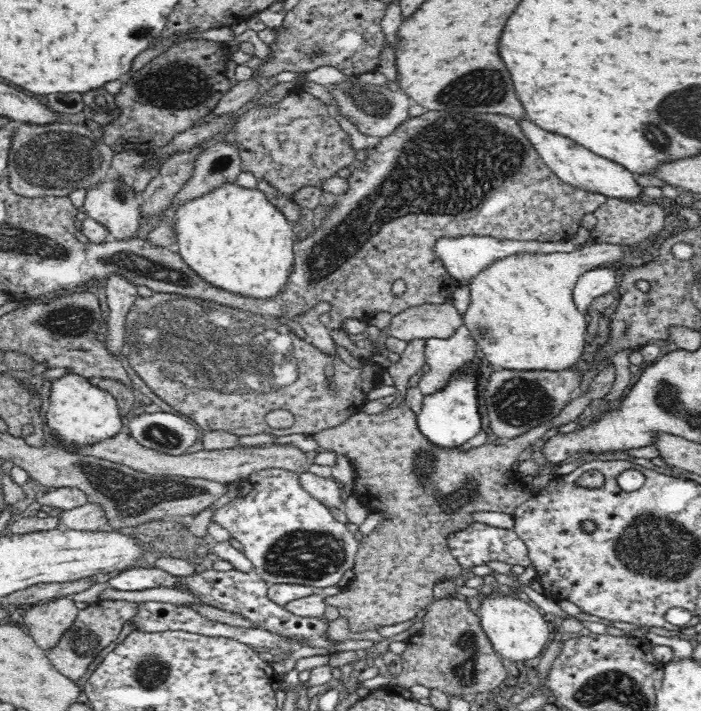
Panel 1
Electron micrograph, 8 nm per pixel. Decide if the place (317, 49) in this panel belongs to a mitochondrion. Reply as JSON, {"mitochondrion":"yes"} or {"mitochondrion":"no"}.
{"mitochondrion":"yes"}

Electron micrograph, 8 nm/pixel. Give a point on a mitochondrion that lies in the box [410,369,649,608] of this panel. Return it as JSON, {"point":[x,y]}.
{"point":[517,402]}

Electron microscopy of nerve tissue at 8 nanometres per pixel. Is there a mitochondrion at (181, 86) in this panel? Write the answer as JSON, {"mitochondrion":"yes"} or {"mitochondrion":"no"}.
{"mitochondrion":"yes"}

